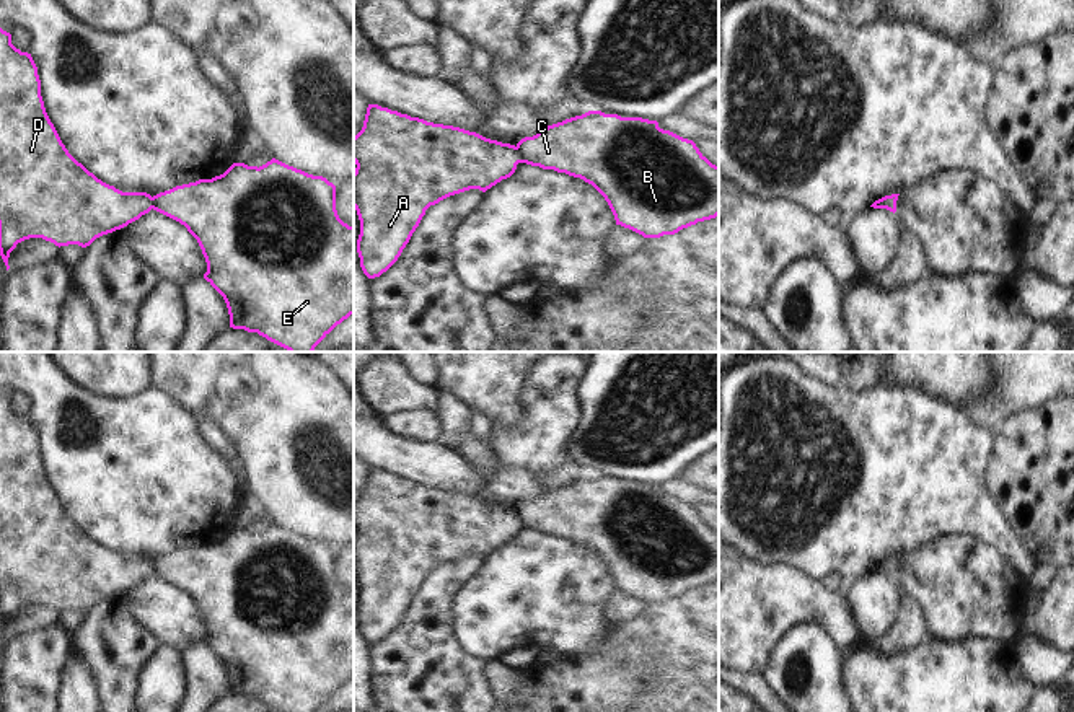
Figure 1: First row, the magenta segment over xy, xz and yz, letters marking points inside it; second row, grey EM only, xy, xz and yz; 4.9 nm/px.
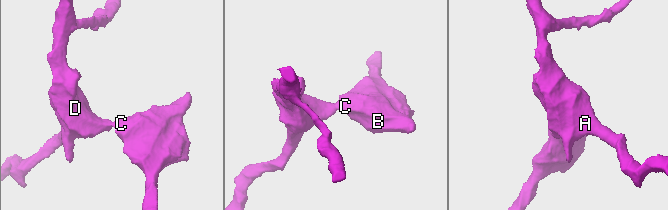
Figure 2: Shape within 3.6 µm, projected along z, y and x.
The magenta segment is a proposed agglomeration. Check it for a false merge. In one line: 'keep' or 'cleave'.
cleave

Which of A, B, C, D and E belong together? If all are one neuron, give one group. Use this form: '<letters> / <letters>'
A D / B C E

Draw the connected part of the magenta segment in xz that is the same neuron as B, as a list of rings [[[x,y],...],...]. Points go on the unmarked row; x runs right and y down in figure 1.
[[[588,476],[522,503],[517,523],[592,549],[608,567],[616,590],[644,603],[675,600],[719,580],[719,531],[693,505],[660,494],[657,486]]]

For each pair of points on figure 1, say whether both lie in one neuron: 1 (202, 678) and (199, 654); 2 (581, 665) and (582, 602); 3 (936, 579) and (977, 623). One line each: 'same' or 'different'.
1: same
2: different
3: same

